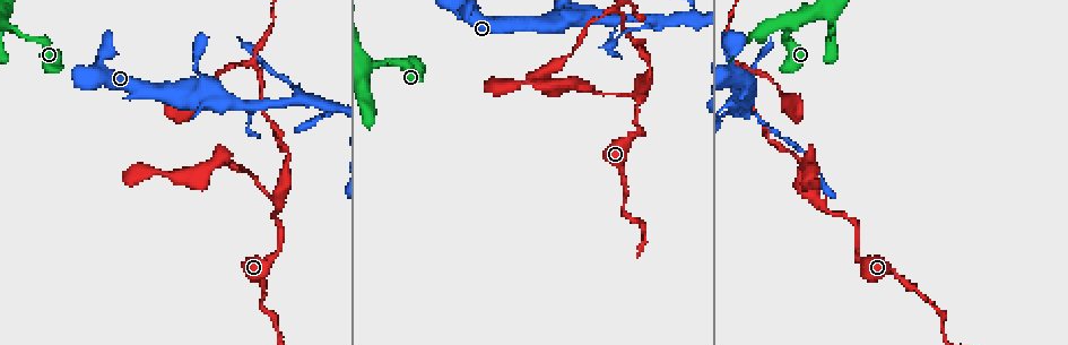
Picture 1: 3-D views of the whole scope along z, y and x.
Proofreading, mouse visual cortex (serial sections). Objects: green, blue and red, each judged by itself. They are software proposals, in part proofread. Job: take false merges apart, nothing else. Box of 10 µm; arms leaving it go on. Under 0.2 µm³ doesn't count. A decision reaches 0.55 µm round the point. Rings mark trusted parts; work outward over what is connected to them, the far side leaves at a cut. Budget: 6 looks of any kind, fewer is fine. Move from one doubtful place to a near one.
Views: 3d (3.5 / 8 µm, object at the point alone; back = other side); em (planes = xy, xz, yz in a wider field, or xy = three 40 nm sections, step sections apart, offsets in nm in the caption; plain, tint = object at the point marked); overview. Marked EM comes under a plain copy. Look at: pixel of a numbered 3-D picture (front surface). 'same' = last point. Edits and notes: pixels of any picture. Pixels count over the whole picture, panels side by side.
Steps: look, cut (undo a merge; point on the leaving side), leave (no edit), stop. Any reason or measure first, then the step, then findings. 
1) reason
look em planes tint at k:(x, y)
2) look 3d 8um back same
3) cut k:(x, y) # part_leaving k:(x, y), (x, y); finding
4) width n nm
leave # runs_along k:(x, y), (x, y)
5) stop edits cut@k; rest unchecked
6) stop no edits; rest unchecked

calibre changes
look 3d 3.5um at 1:(372, 64)

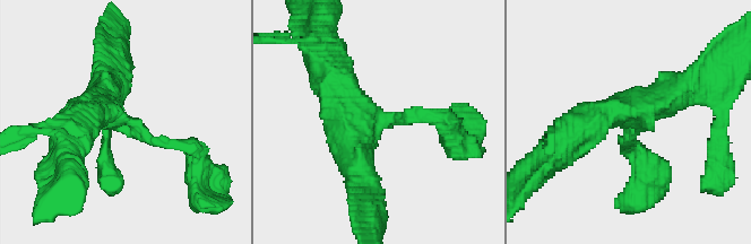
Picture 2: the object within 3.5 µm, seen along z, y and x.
need the tissue
look em xy step 3 tint at 2:(127, 120)

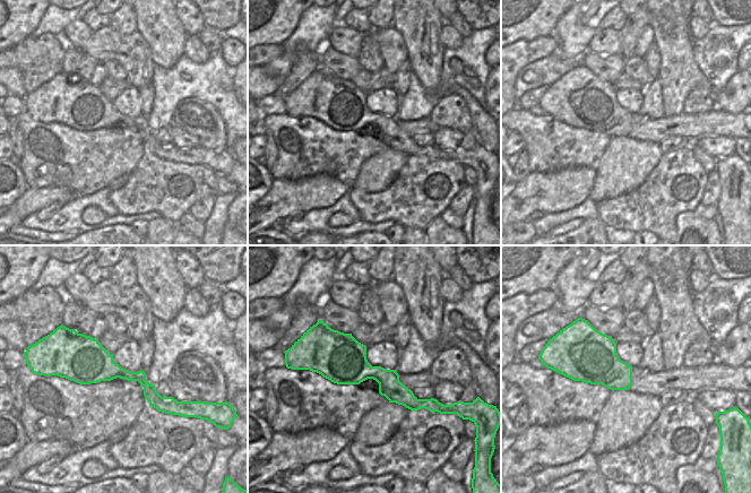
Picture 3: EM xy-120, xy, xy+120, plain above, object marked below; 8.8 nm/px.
look em xy step 2 tint same

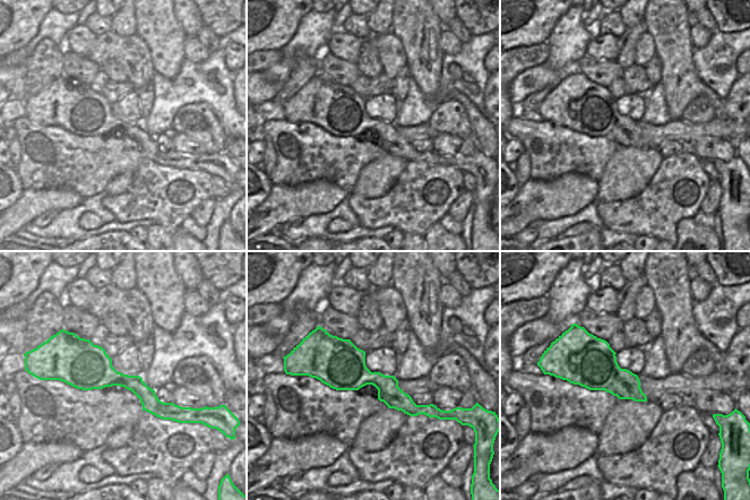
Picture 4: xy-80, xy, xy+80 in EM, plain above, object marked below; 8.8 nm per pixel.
leave # runs_along 2:(195, 149), (119, 121), (108, 87); all the same cell

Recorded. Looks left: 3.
small branch off a trunk
look 3d 3.5um back at 1:(819, 204)

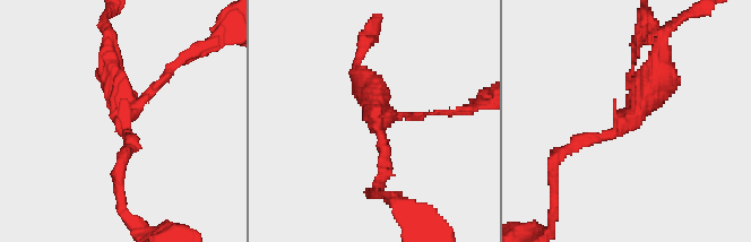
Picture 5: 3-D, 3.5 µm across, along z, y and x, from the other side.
arms 3; arm_widths 150, 150, 350 nm
look em xy step 3 tint at 5:(120, 117)

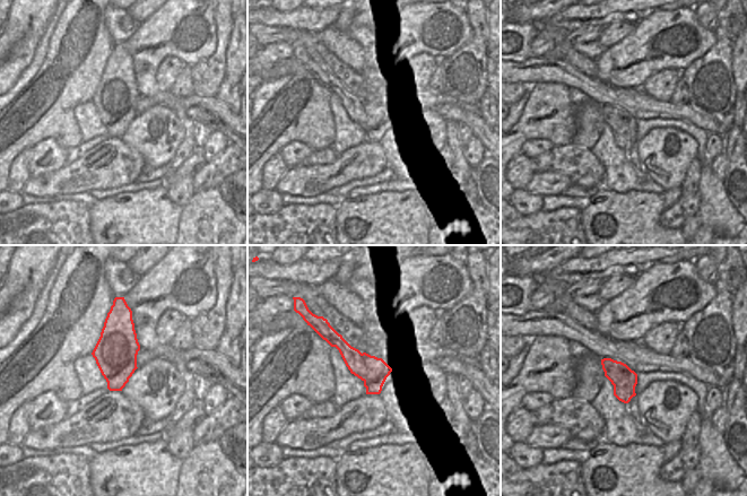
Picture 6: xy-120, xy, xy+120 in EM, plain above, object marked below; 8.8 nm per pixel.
cut 5:(167, 74) # two cells meet here

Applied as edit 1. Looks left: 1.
stop edits cut@5; rest unchecked

